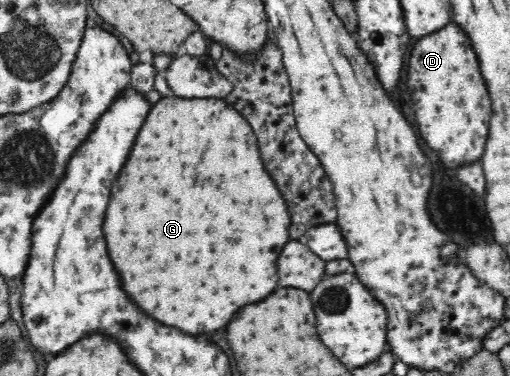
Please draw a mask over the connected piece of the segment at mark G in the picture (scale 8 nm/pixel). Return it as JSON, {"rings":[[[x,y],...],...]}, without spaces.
{"rings":[[[173,94],[161,96],[158,102],[152,104],[145,124],[137,134],[129,160],[113,184],[113,196],[111,196],[107,218],[105,218],[105,238],[109,244],[109,254],[117,264],[117,270],[123,272],[121,278],[125,282],[125,290],[129,292],[129,296],[133,296],[133,300],[137,300],[137,304],[141,304],[141,308],[145,308],[153,318],[165,324],[177,326],[183,332],[199,334],[199,332],[211,332],[219,326],[225,326],[233,318],[233,312],[237,312],[237,308],[245,306],[247,302],[257,302],[265,298],[269,292],[273,292],[273,288],[277,288],[277,258],[281,248],[289,240],[287,230],[289,230],[289,214],[287,214],[285,202],[281,200],[279,190],[275,188],[271,176],[265,172],[261,164],[257,136],[251,124],[233,106],[229,106],[225,98],[189,98]]]}

